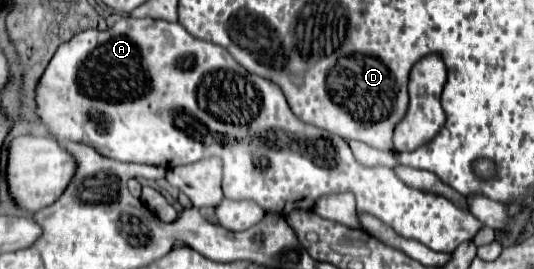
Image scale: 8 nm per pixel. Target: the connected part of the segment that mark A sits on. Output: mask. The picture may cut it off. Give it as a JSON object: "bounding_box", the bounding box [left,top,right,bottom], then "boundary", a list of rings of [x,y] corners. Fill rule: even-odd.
{"bounding_box":[35,17,481,253],"boundary":[[[121,17],[113,27],[109,27],[107,31],[81,31],[77,35],[73,35],[69,41],[61,43],[59,49],[55,51],[53,59],[49,61],[47,69],[43,71],[37,87],[35,87],[35,115],[37,119],[49,127],[49,135],[53,139],[57,139],[59,143],[65,141],[77,141],[83,145],[89,145],[91,149],[97,149],[97,153],[101,153],[103,157],[113,157],[117,161],[131,161],[131,163],[145,163],[145,165],[161,165],[165,169],[173,169],[179,165],[187,165],[187,163],[195,163],[201,161],[203,157],[209,155],[219,155],[223,159],[225,165],[225,175],[223,175],[223,191],[227,199],[249,199],[255,201],[257,205],[261,205],[265,211],[275,211],[279,215],[287,215],[293,209],[311,209],[313,203],[325,195],[325,193],[341,193],[341,191],[353,191],[357,197],[357,207],[361,213],[371,213],[377,219],[381,219],[383,223],[387,223],[389,227],[393,227],[401,237],[405,239],[415,239],[421,241],[423,245],[427,245],[433,251],[439,253],[451,253],[459,243],[463,241],[471,241],[475,237],[475,233],[481,229],[481,221],[475,219],[469,211],[463,211],[459,207],[455,207],[451,201],[447,201],[441,195],[431,195],[431,193],[423,193],[417,189],[407,187],[389,167],[361,167],[355,159],[353,153],[347,145],[345,139],[335,137],[333,133],[325,133],[323,129],[317,129],[315,125],[309,123],[301,123],[293,111],[289,109],[285,95],[281,93],[281,89],[263,77],[257,77],[253,73],[249,73],[247,69],[243,69],[231,55],[227,49],[197,39],[193,35],[189,35],[185,31],[183,25],[179,23],[171,23],[171,21],[161,21],[161,19],[133,19],[133,17]]]}

